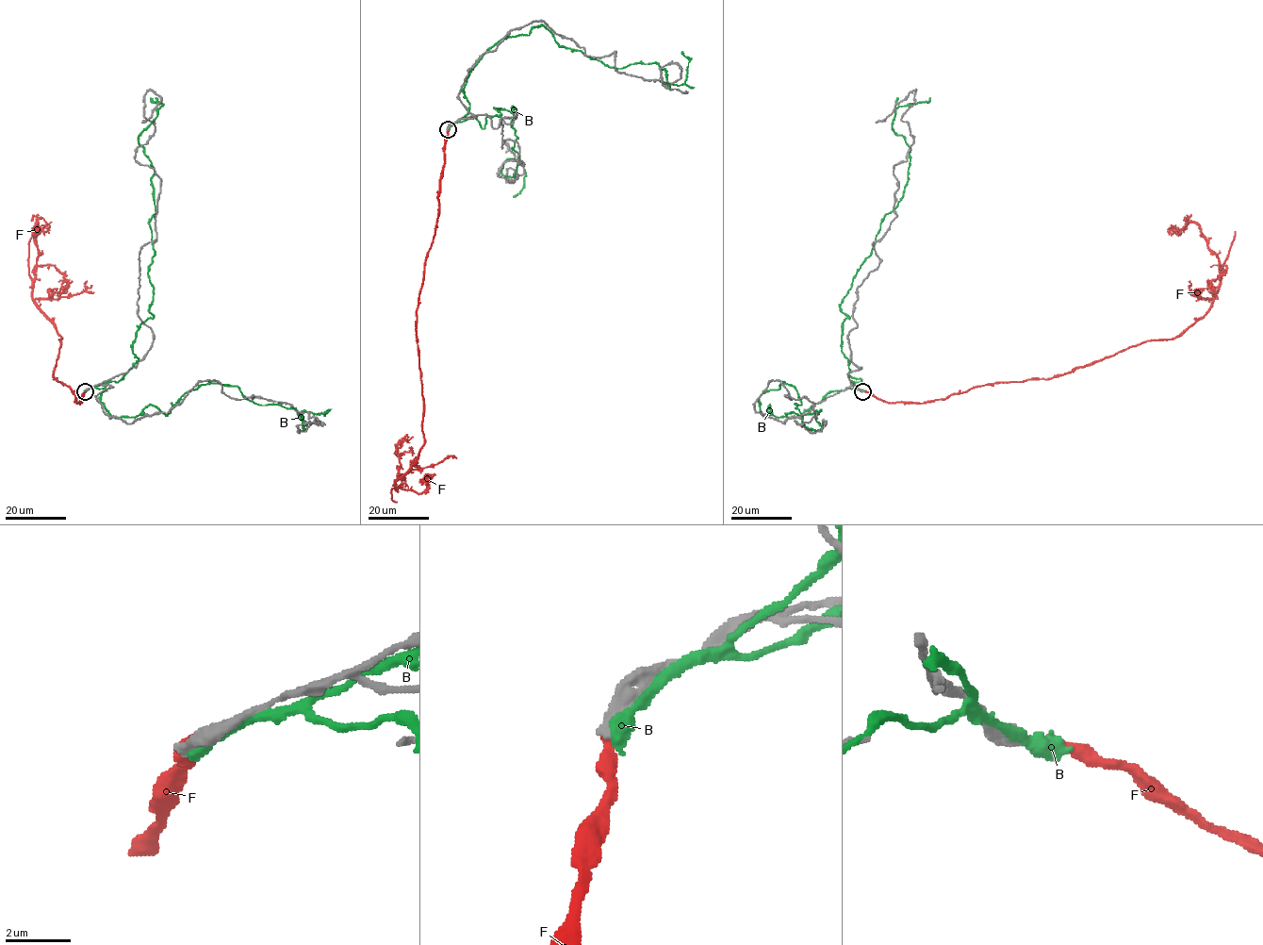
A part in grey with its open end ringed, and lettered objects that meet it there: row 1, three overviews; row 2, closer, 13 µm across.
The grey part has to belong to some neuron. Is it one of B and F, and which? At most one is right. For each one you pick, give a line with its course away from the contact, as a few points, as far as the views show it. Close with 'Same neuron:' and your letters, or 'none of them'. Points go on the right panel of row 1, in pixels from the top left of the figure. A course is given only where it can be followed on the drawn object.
Same neuron: none of them

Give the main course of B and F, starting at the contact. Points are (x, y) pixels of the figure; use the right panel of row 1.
B: (858, 389), (790, 417), (759, 398), (790, 384), (802, 422), (822, 428), (816, 411), (785, 414)
F: (861, 390), (925, 403), (1177, 337), (1208, 310), (1219, 258), (1193, 223), (1173, 233)

